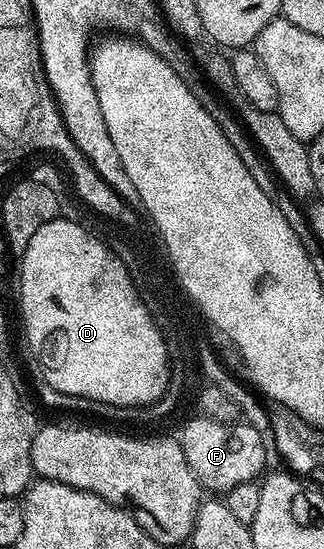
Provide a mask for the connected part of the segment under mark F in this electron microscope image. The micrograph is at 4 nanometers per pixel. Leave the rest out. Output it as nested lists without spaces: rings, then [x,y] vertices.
[[[202,419],[201,422],[193,422],[185,431],[182,448],[194,476],[205,491],[227,492],[234,488],[234,484],[246,484],[265,473],[266,447],[262,444],[262,436],[252,426]]]

